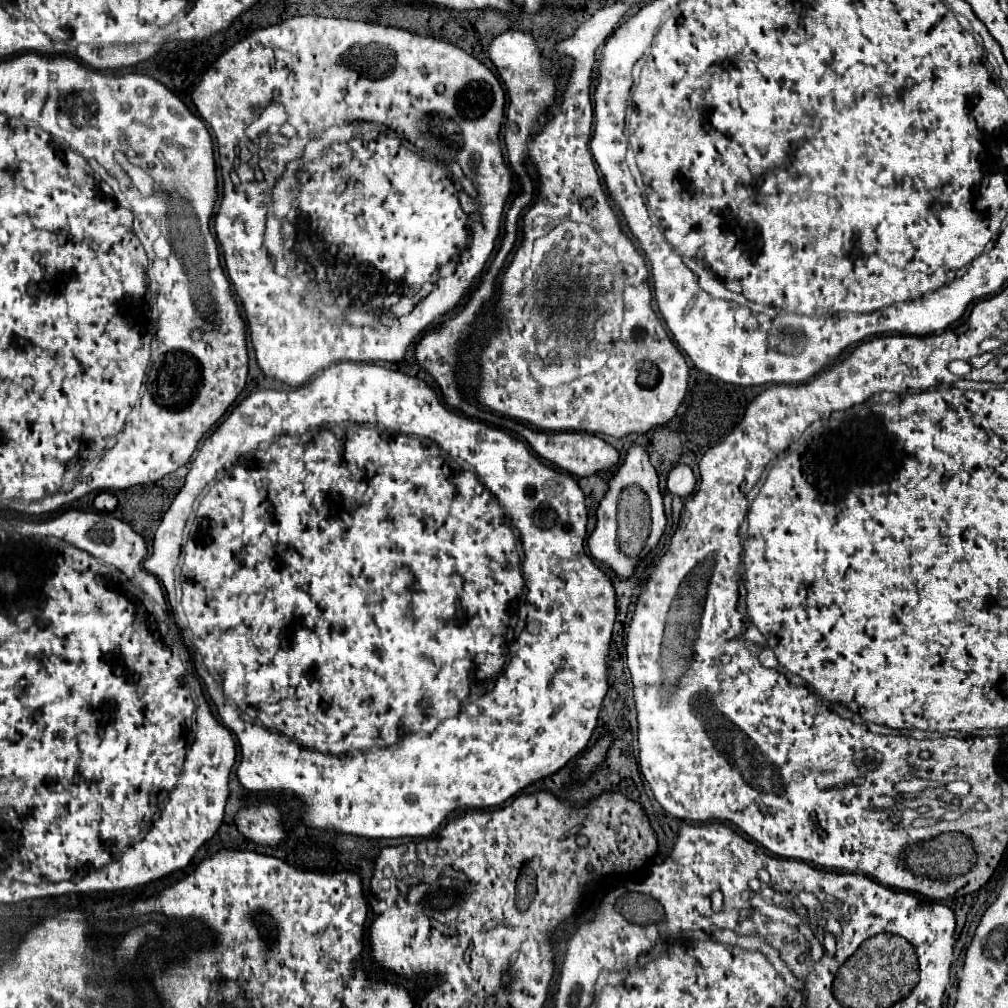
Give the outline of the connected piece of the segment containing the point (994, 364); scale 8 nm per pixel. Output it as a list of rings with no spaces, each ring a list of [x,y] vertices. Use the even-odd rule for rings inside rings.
[[[994,356],[986,366],[982,366],[982,368],[972,367],[968,376],[962,376],[962,378],[966,378],[966,380],[974,380],[976,376],[980,376],[982,380],[978,380],[978,382],[992,382],[995,384],[1001,384],[1003,382],[1000,381],[1000,372],[1002,372],[1002,368],[1000,368],[1000,364],[998,364],[999,357]]]

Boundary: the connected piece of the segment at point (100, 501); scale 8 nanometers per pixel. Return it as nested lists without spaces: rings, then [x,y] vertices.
[[[102,492],[102,494],[98,494],[94,498],[94,506],[98,510],[102,510],[102,512],[114,512],[114,508],[116,508],[116,496],[110,494],[110,492]]]

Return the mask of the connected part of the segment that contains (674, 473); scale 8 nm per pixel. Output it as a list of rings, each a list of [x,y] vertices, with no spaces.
[[[676,464],[676,466],[670,470],[670,474],[668,474],[666,486],[668,486],[668,490],[670,490],[672,494],[688,496],[688,494],[694,490],[694,486],[696,486],[696,478],[694,478],[690,466],[686,466],[686,464]]]

